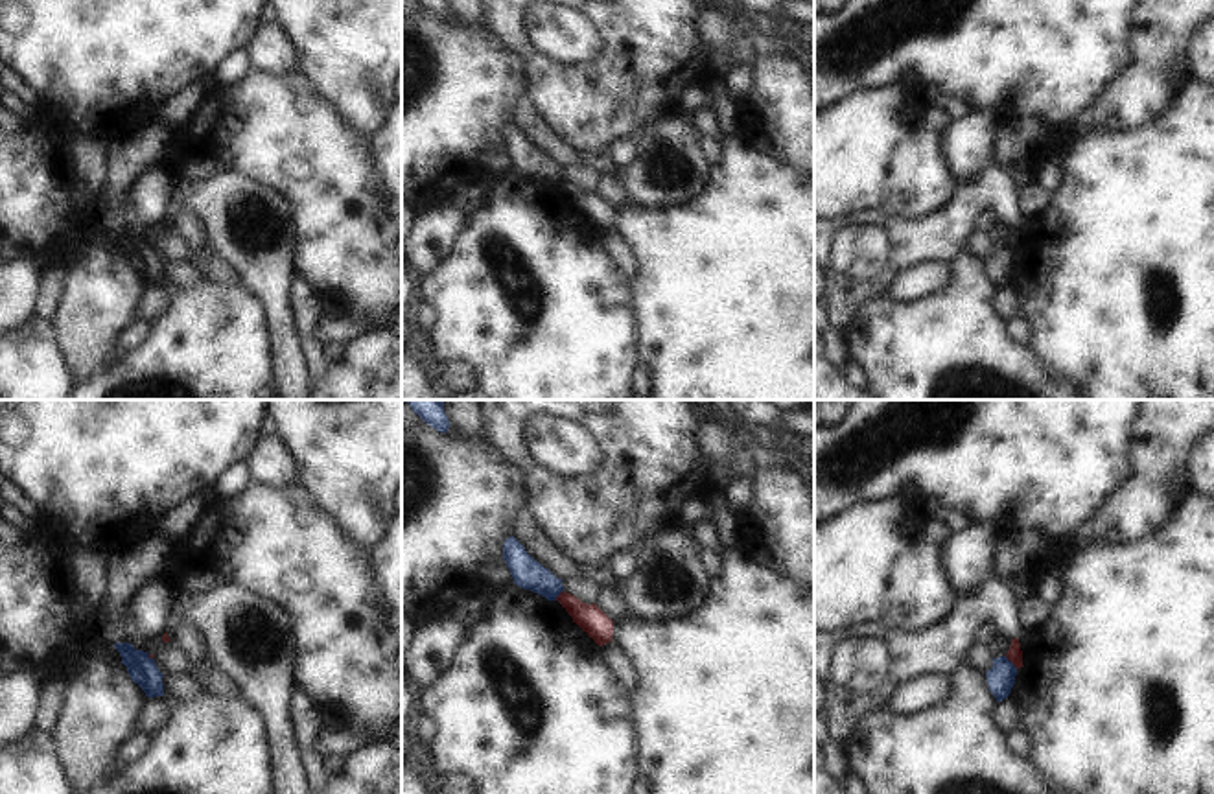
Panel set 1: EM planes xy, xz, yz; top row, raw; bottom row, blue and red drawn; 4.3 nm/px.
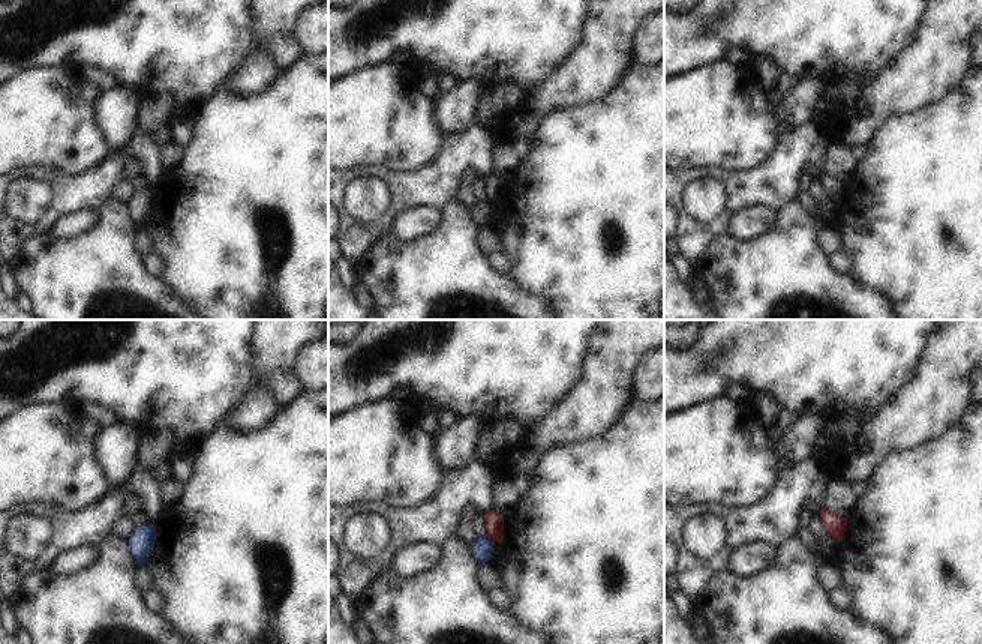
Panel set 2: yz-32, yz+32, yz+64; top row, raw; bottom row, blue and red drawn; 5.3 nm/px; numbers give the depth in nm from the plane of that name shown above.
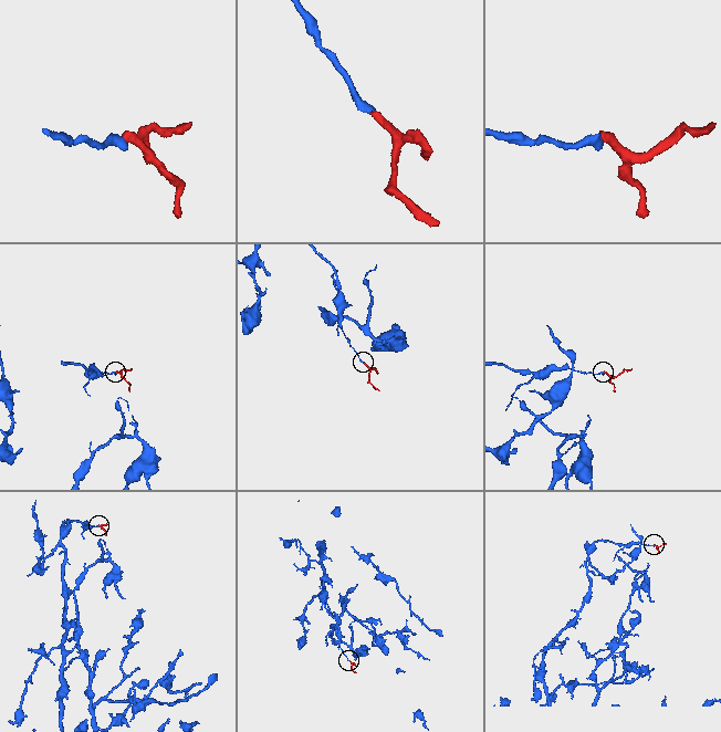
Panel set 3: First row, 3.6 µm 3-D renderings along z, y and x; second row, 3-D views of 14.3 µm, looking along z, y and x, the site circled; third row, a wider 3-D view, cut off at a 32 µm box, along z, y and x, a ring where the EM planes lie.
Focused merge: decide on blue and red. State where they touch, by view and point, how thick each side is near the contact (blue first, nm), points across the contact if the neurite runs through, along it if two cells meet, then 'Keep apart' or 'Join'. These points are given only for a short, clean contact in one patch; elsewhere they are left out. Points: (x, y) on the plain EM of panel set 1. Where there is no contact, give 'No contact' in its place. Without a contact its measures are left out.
Touches blue at yz (1010, 249). Thickness 120 nm (blue) against 70 nm. Boundary: yz (1004, 244), (1017, 255). Keep apart

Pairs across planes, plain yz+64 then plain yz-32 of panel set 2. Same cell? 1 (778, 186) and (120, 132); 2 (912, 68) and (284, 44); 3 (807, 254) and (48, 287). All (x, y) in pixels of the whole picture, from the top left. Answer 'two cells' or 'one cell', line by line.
1: two cells
2: two cells
3: one cell

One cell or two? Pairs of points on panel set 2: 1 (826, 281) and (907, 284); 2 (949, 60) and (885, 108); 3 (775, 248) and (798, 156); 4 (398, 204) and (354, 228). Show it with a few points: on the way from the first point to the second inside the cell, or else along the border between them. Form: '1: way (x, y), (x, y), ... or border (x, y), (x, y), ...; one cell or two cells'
1: border (850, 275), (882, 291), (889, 300); two cells
2: way (933, 65), (901, 92); one cell
3: border (796, 198), (778, 212); two cells
4: way (390, 216), (377, 230), (366, 230); one cell

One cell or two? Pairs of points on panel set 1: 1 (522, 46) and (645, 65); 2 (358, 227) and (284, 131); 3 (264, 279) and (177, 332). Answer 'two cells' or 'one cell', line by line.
1: one cell
2: one cell
3: two cells

